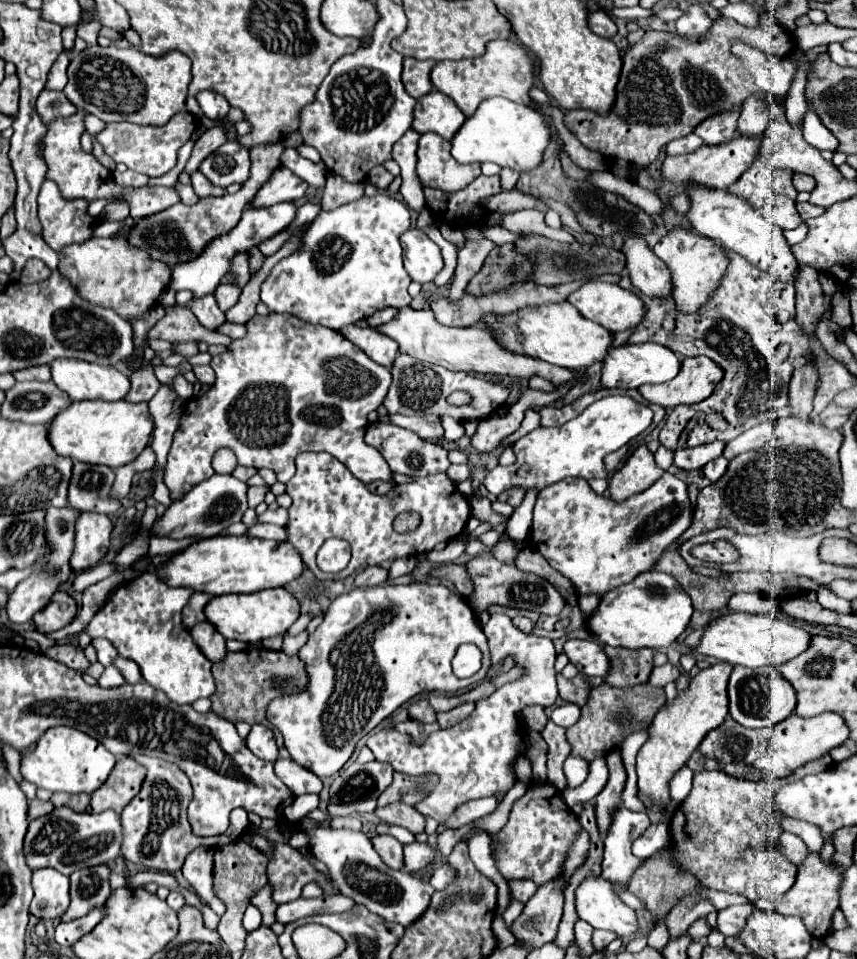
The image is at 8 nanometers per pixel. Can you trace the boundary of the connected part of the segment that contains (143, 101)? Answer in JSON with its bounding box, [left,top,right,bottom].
[64,44,192,126]

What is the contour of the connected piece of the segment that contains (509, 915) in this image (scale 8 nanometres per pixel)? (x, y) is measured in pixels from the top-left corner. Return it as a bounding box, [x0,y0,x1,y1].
[502,898,522,930]

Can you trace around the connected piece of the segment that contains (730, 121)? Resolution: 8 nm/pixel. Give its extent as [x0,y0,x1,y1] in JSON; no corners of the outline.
[694,110,740,146]

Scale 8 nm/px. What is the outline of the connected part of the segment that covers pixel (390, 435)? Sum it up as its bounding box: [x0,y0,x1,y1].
[366,422,450,476]

